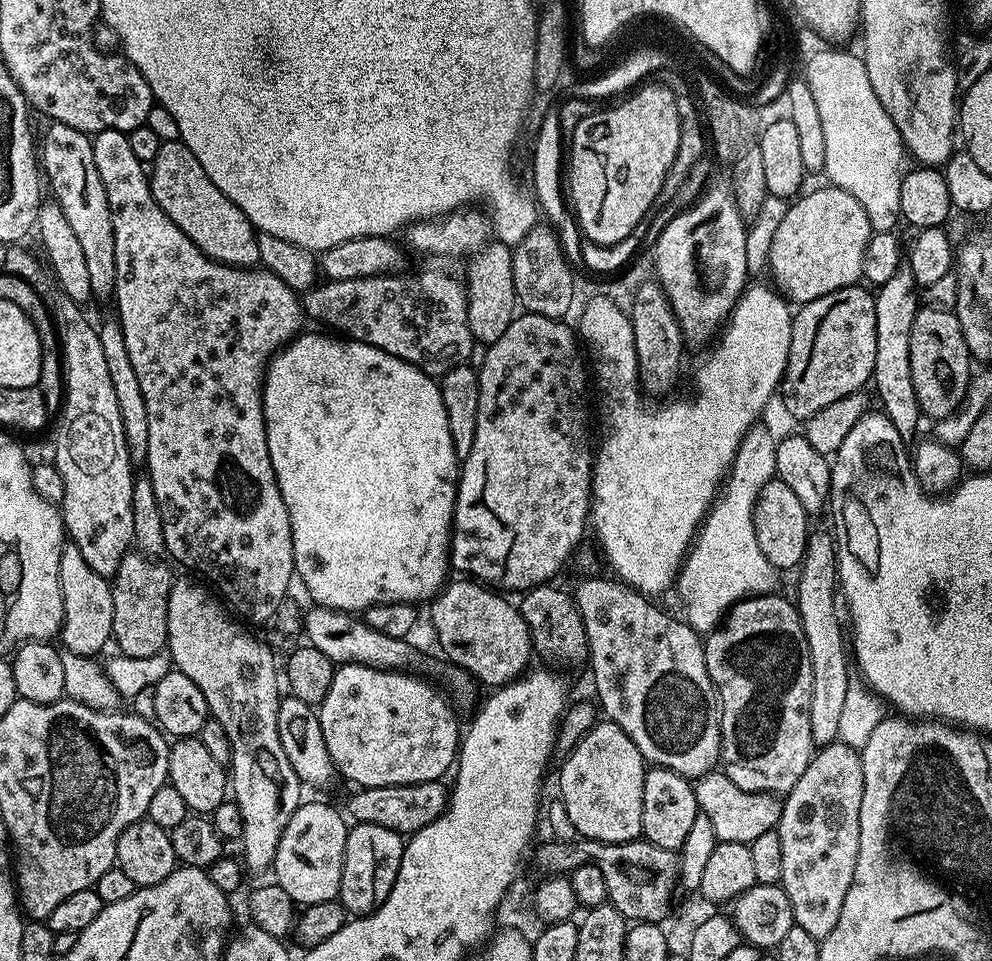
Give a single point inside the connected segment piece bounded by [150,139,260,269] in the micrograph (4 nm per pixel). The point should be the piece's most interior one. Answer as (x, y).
(219, 228)

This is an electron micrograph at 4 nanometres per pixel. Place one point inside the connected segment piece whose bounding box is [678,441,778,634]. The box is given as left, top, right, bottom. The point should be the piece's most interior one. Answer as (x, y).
(727, 566)

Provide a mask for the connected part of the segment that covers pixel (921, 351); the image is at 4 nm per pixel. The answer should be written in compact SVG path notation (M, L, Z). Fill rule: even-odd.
M917 307L909 334L909 358L914 394L921 413L925 417L932 416L933 421L951 416L963 400L974 370L974 360L966 346L966 338L962 334L962 326L955 311Z

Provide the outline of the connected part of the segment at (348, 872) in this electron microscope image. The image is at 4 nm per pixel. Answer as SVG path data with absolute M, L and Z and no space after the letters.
M353 823L349 827L338 897L349 913L367 914L383 904L398 878L405 843L405 837L394 830L386 830L386 826Z

